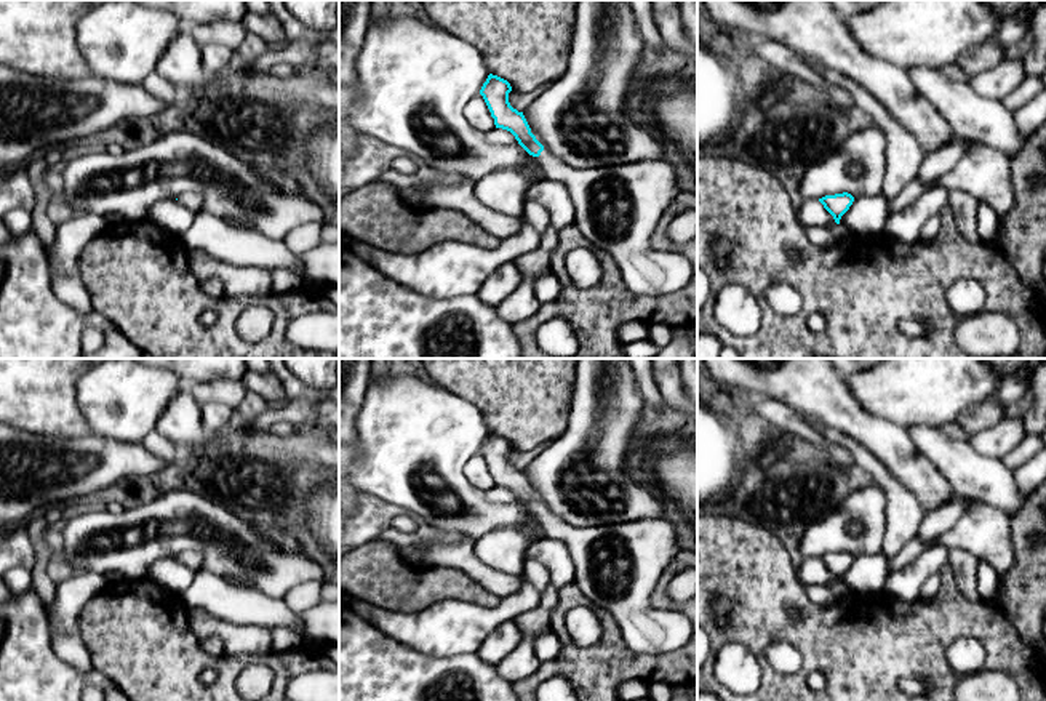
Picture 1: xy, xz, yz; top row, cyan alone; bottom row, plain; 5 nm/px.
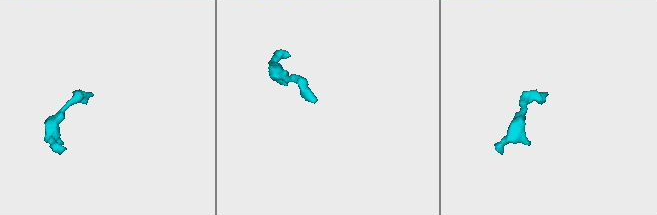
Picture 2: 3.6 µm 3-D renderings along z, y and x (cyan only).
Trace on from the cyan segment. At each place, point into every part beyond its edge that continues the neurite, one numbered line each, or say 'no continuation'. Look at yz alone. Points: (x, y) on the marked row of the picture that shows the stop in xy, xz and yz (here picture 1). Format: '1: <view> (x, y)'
no continuation

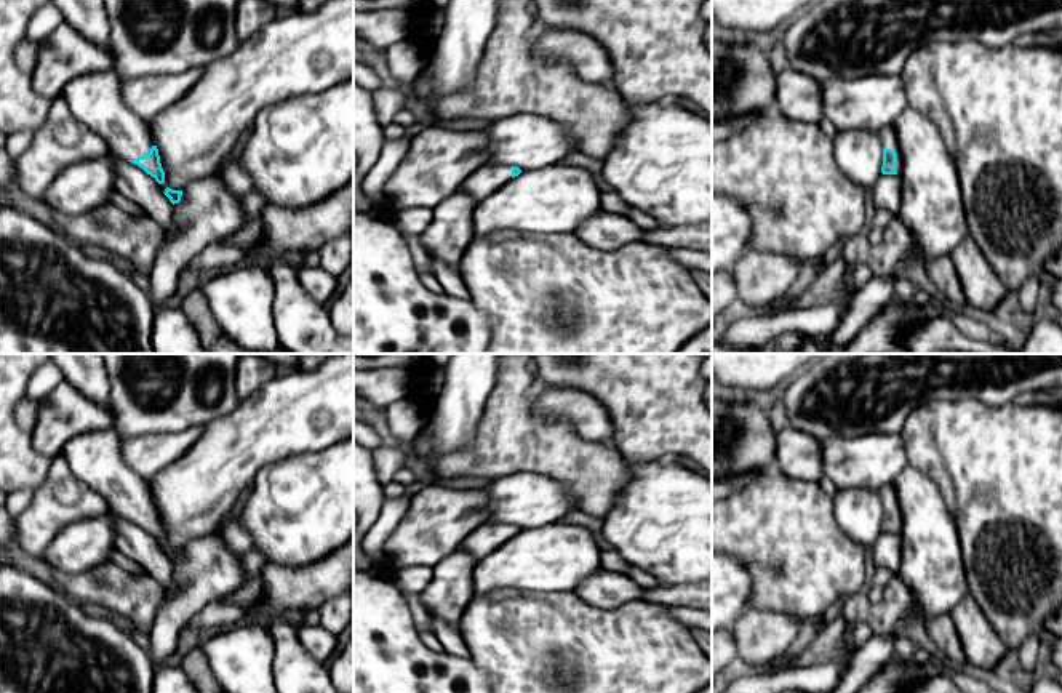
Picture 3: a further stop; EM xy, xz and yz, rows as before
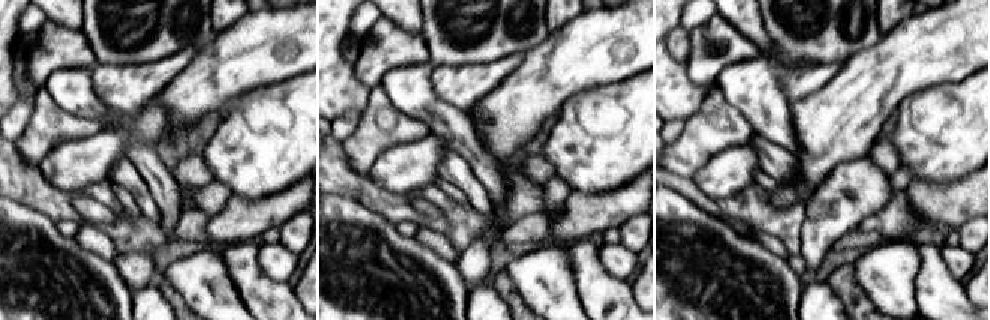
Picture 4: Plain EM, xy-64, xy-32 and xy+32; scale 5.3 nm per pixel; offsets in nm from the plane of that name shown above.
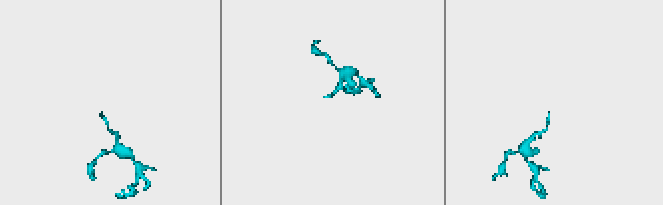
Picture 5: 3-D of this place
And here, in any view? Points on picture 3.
1: yz (888, 135)

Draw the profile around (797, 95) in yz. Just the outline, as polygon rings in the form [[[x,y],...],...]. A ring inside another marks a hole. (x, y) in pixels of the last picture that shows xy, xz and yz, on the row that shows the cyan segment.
[[[784,69],[776,75],[774,107],[790,120],[819,123],[824,118],[820,82],[795,69]]]

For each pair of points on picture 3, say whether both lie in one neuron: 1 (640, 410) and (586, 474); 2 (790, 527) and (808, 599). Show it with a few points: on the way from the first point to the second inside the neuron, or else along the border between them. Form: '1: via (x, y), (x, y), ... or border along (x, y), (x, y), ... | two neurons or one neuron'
1: border along (611, 444), (627, 461) | two neurons
2: via (790, 544), (800, 560), (803, 581) | one neuron

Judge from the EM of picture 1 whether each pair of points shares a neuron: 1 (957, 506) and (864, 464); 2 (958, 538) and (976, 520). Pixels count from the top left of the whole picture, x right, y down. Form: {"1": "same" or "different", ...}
{"1": "different", "2": "same"}

